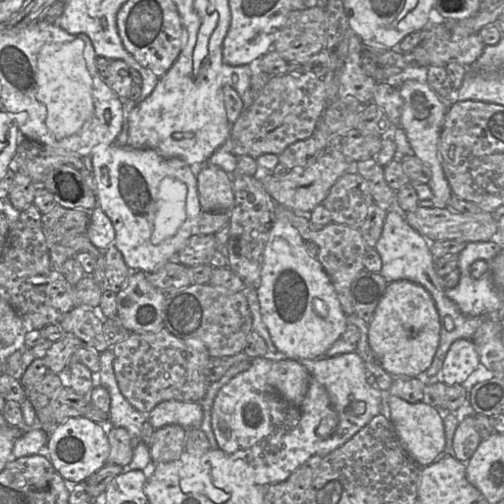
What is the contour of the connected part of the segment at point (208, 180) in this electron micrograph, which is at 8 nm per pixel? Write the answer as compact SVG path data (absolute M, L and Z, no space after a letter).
M207 162L201 166L197 183L202 211L231 212L235 201L231 175Z

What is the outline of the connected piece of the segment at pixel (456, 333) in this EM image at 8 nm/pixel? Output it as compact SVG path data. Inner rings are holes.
M432 285L431 291L434 295L434 298L432 297L432 299L436 305L436 308L439 314L439 319L440 319L440 340L439 340L439 345L433 357L430 367L428 368L428 370L425 372L425 374L422 377L416 377L416 378L423 378L423 380L426 382L440 380L440 374L441 374L443 362L452 343L458 339L472 340L474 333L476 332L477 328L481 325L483 321L483 317L474 317L474 316L464 315L458 309L456 304L446 296L444 289L435 290Z

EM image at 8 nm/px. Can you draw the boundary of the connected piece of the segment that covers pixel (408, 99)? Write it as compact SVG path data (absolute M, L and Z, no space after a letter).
M425 66L383 67L382 78L399 87L402 98L399 126L406 134L413 155L419 158L430 170L431 176L427 184L432 192L432 205L436 208L447 208L452 192L439 158L439 137L448 106L428 85L427 67Z

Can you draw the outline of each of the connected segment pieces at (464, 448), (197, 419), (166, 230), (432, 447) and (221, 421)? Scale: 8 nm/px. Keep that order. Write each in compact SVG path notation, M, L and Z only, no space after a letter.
M463 407L456 412L458 427L453 438L454 457L464 463L467 463L477 450L482 438L476 427L473 415L464 414Z
M165 401L158 404L148 415L155 430L168 425L180 425L186 430L201 428L203 410L199 403Z
M165 177L159 186L157 213L153 238L171 238L186 219L187 187L171 177Z
M389 396L390 420L394 425L400 443L409 457L420 467L432 464L444 457L446 443L444 425L437 408L425 403L408 403L396 396Z
M257 357L247 370L238 373L218 391L212 407L211 424L218 448L232 459L243 459L253 468L255 482L270 486L285 481L297 468L316 454L317 445L332 435L339 417L332 406L325 387L313 376L300 407L287 404L269 383L269 372L274 360Z

